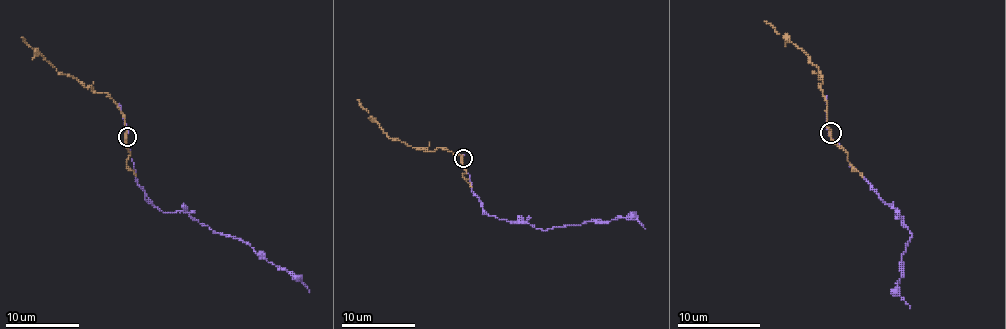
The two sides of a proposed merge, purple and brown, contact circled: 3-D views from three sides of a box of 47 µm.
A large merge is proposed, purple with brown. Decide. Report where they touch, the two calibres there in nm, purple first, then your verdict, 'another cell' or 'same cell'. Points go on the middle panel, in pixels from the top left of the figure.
place (463, 158); calibres 140 and 240 nm; same cell

